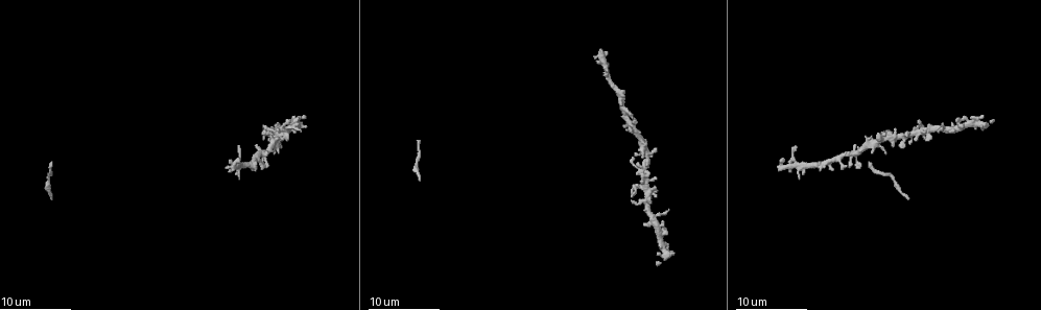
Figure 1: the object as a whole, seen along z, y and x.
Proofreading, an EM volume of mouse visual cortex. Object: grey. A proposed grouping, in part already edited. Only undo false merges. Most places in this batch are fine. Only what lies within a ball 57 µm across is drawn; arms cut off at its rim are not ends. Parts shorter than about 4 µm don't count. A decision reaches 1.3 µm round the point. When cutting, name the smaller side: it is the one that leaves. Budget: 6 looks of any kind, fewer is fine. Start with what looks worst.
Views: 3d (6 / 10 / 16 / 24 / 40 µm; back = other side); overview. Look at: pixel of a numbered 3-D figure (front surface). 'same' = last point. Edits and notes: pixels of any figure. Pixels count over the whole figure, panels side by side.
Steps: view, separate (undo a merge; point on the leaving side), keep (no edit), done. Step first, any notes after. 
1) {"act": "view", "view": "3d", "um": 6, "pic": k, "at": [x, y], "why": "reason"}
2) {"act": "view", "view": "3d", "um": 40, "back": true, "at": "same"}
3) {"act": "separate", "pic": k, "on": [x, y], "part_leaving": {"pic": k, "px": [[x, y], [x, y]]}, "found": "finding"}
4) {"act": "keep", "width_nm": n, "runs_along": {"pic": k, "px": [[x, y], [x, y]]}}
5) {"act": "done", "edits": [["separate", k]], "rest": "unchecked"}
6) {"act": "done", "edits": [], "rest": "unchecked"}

{"act": "view", "view": "3d", "um": 10, "pic": 1, "at": [419, 139], "why": "narrows sharply"}

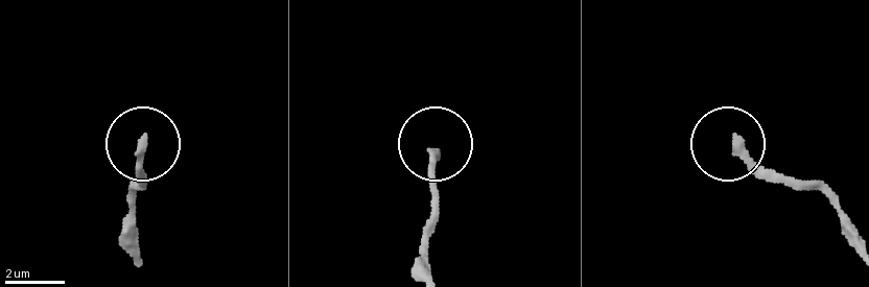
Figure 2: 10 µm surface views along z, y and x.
{"act": "keep", "found": "all the same cell"}

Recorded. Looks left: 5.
{"act": "view", "view": "3d", "um": 16, "pic": 1, "at": [596, 55]}

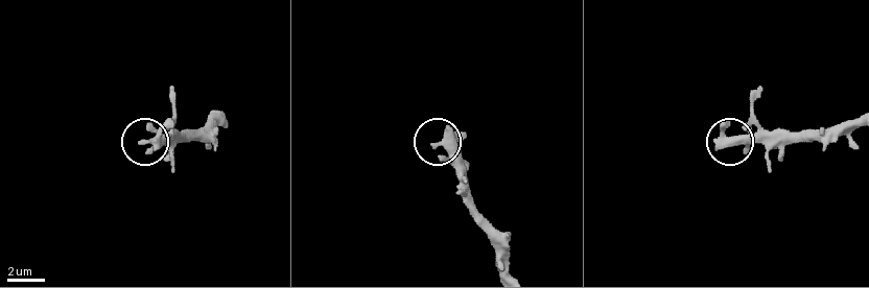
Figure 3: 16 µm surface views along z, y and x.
{"act": "view", "view": "3d", "um": 6, "pic": 3, "at": [439, 146]}

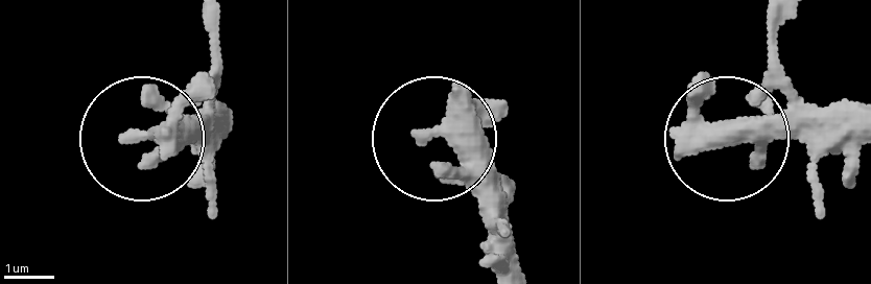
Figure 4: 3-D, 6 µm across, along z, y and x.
{"act": "keep", "side_arm_um": 36, "found": "continuous, no second cell"}

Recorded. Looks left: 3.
{"act": "view", "view": "3d", "um": 6, "pic": 1, "at": [853, 152], "why": "narrows sharply"}

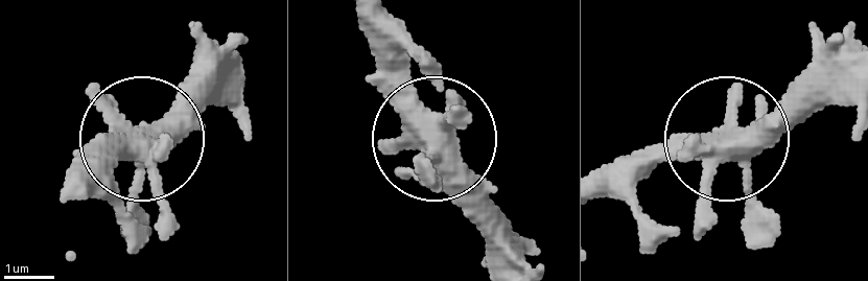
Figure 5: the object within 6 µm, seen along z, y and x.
{"act": "keep", "width_nm": 400, "runs_along": {"pic": 5, "px": [[360, 19], [406, 118], [501, 214]]}, "found": "one cell here"}

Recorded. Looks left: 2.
{"act": "done", "edits": [], "rest": "unchecked"}

